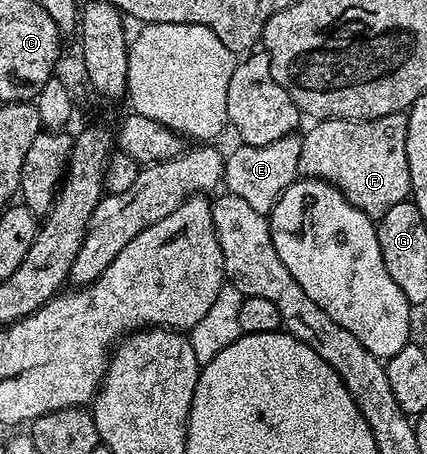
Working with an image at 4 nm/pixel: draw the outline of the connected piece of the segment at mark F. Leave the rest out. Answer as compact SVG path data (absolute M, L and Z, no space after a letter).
M404 112L376 119L320 119L310 124L301 145L300 176L331 183L353 206L378 221L393 205L411 194L409 157L405 153L407 117Z

